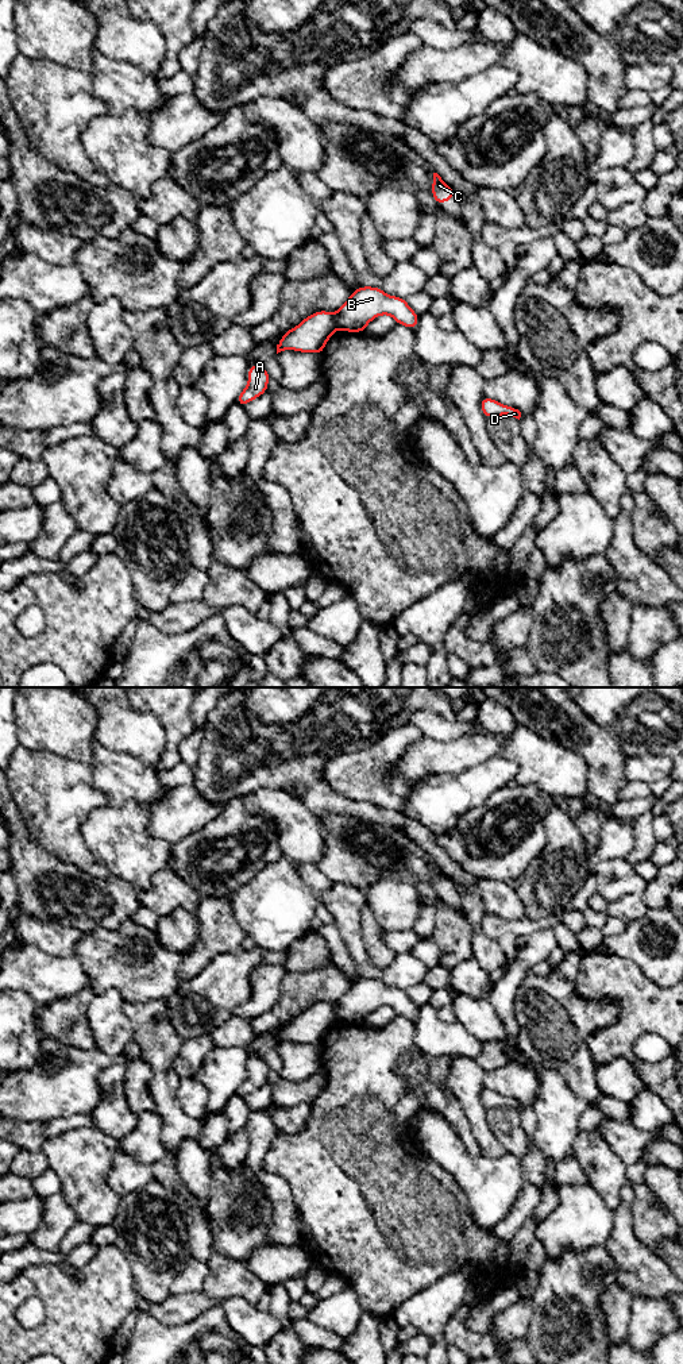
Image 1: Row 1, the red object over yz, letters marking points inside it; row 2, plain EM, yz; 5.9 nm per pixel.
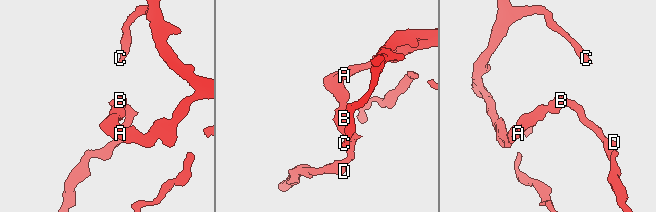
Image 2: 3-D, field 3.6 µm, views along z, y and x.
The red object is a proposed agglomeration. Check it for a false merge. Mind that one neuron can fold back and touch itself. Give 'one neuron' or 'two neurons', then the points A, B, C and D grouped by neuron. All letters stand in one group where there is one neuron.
two neurons; A C / B D

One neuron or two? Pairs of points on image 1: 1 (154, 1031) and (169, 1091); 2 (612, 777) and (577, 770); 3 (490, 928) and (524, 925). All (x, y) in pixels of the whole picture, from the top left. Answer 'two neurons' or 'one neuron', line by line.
1: one neuron
2: two neurons
3: one neuron

